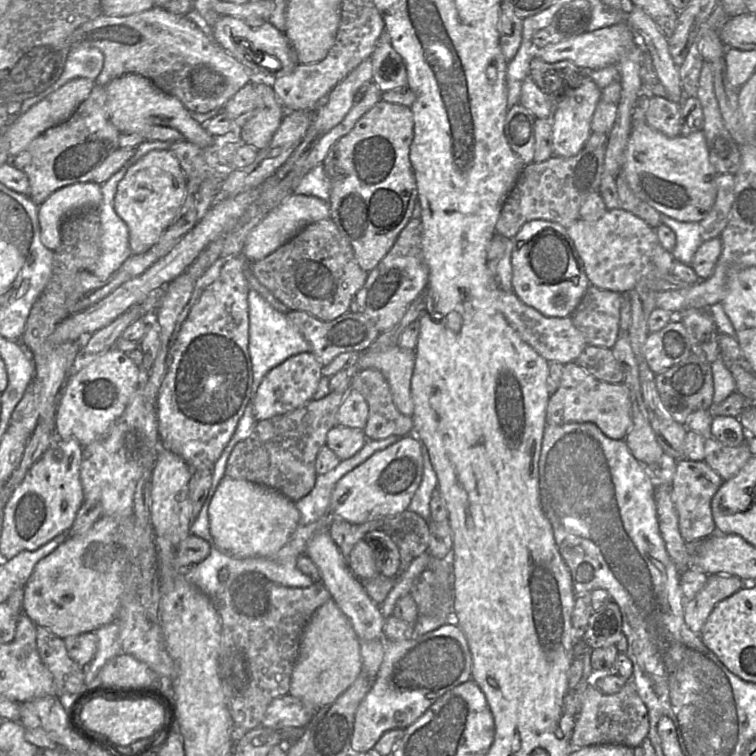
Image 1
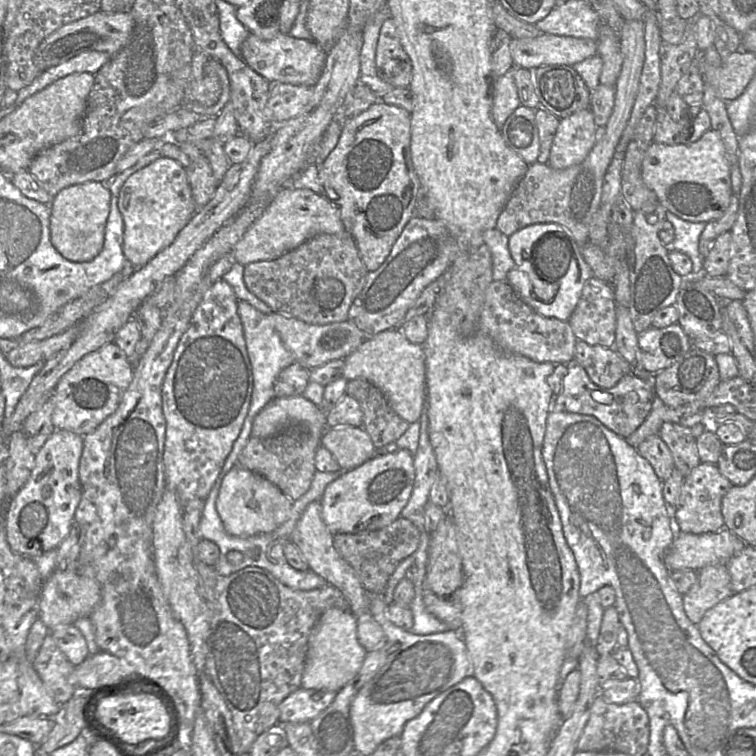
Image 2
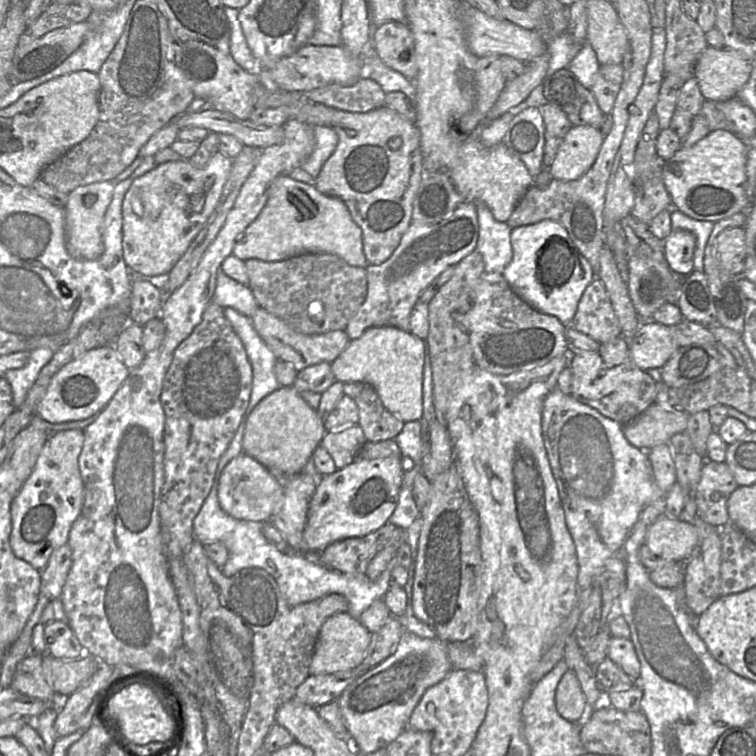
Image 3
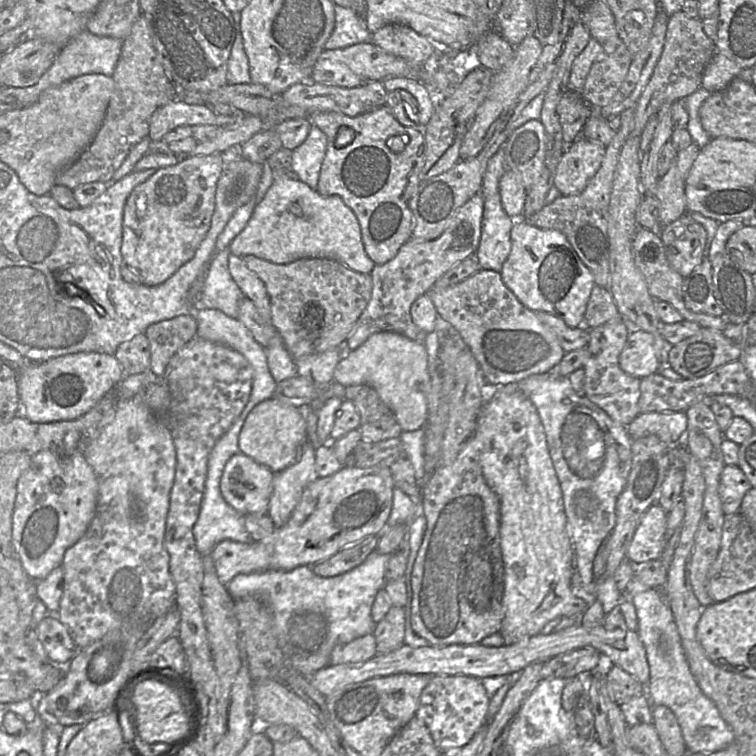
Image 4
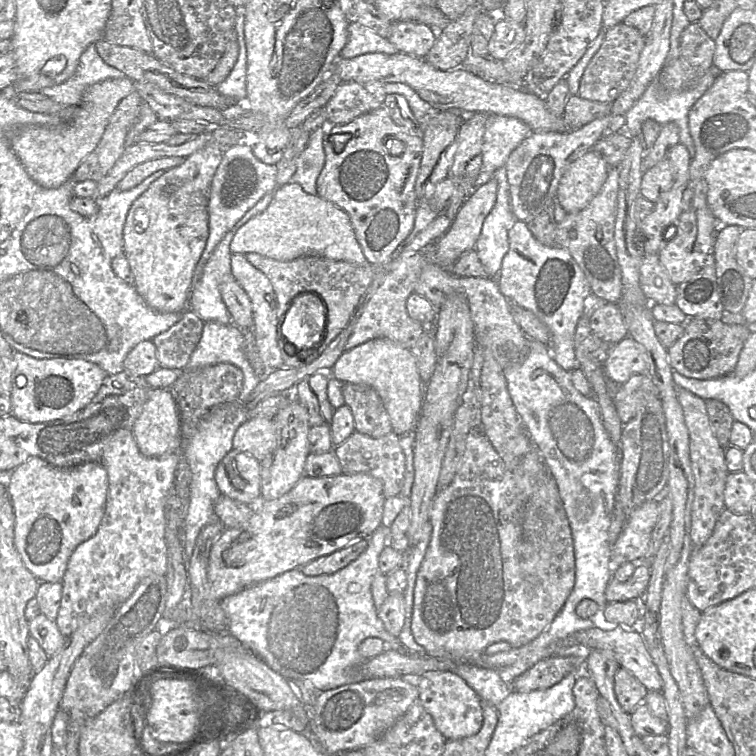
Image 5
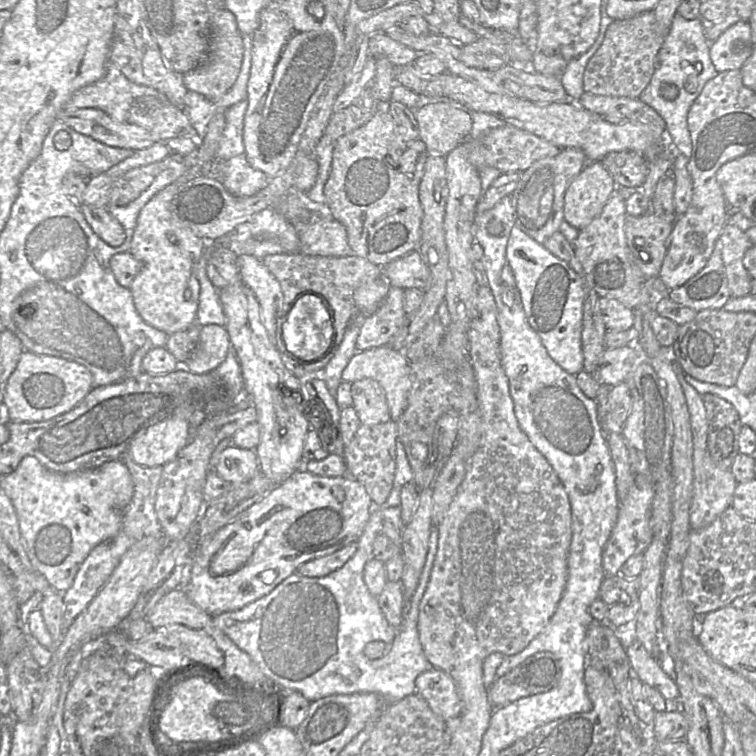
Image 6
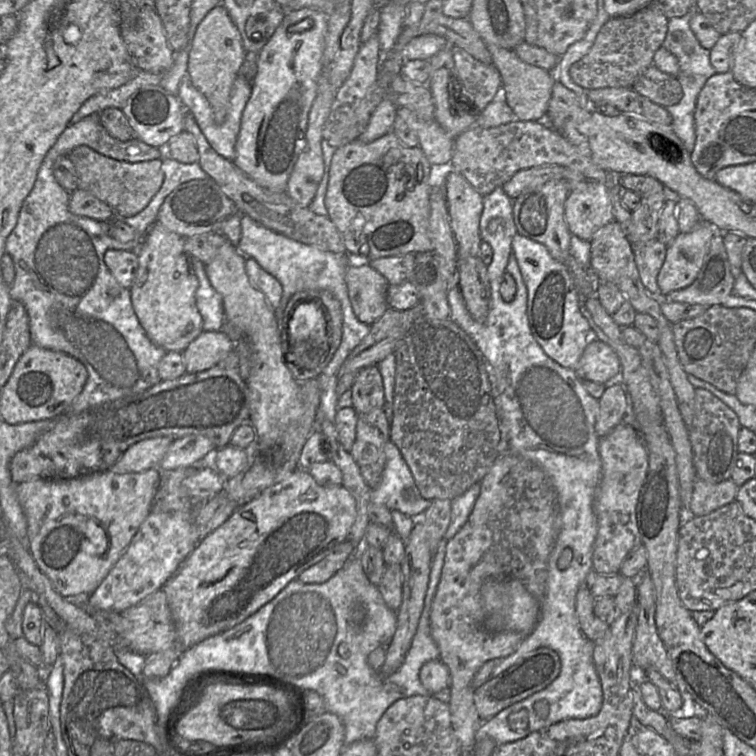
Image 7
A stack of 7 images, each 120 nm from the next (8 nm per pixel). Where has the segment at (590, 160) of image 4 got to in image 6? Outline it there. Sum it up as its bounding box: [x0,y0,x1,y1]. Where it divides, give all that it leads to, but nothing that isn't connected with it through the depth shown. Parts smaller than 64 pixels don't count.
[564,161,617,230]

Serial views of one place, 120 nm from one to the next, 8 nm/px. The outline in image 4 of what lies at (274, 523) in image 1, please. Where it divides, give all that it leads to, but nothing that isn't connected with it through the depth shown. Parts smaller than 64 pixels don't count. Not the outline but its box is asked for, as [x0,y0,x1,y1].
[220,452,274,515]

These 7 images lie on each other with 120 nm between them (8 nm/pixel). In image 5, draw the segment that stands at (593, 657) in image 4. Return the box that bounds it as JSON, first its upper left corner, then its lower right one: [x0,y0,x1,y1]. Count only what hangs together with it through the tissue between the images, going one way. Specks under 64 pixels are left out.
[510,651,586,692]

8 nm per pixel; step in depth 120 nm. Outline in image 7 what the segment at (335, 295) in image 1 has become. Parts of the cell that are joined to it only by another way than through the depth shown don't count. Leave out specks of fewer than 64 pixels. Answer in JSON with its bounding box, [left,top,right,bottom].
[289,290,342,360]

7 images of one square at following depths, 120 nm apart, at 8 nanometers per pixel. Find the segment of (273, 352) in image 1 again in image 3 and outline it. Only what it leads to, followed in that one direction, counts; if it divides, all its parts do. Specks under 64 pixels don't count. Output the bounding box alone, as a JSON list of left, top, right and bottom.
[224,307,280,416]

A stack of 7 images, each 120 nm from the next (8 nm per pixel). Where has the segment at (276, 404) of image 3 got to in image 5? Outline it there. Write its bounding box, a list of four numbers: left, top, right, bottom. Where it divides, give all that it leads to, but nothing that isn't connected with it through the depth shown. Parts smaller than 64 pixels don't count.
[233,417,278,462]

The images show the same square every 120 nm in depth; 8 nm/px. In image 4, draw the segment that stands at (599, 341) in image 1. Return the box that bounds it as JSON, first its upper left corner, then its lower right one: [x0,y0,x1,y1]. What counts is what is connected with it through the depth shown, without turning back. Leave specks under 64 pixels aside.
[581,284,621,330]

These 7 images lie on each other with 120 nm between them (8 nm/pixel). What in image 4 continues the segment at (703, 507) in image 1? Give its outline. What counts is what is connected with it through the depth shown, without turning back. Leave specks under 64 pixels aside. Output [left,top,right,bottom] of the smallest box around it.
[719,465,751,515]

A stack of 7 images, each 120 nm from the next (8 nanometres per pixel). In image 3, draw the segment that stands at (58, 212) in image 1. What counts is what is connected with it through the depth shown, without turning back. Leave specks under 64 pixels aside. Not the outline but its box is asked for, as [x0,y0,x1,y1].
[65,180,114,260]

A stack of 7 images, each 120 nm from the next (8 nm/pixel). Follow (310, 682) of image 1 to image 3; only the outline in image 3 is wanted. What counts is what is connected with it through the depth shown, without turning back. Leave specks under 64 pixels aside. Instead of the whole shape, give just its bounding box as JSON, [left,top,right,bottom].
[310,612,371,675]

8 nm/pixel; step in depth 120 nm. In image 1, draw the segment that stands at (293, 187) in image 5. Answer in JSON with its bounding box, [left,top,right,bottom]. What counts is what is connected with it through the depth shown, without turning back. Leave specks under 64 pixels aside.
[241,193,330,262]

